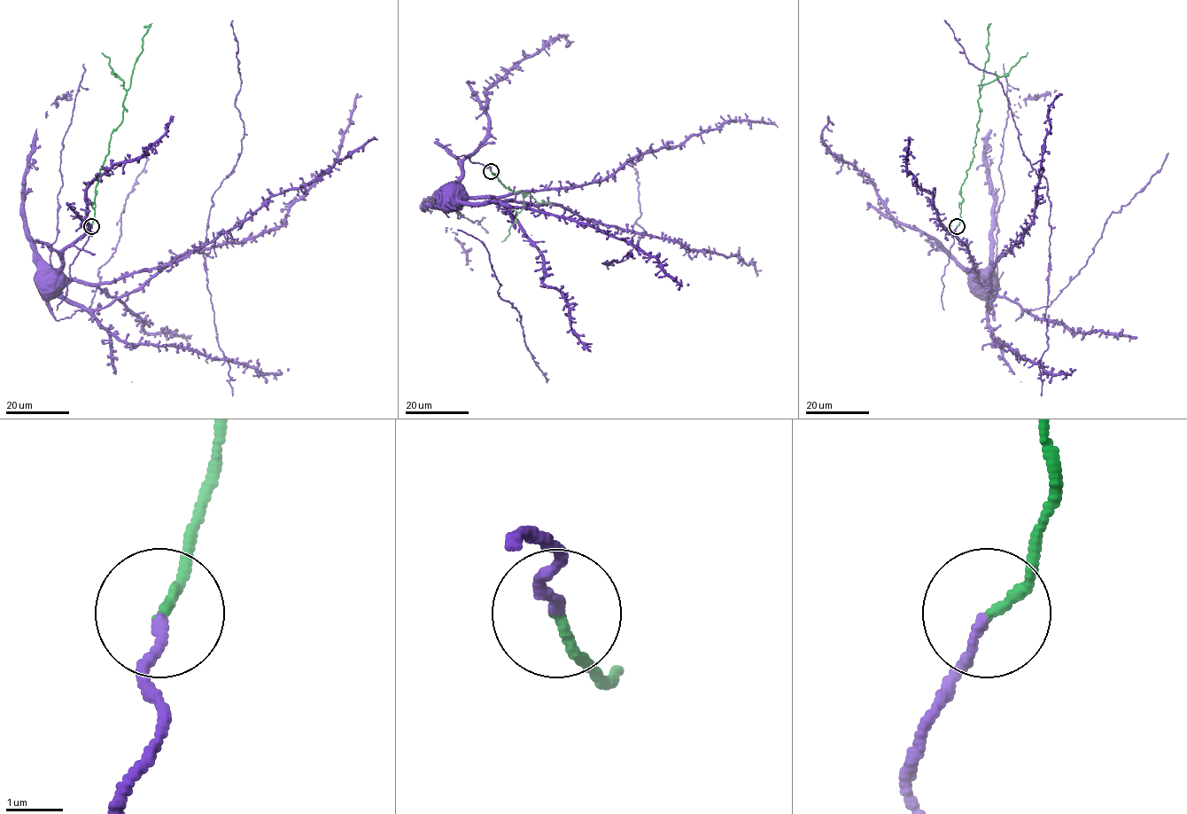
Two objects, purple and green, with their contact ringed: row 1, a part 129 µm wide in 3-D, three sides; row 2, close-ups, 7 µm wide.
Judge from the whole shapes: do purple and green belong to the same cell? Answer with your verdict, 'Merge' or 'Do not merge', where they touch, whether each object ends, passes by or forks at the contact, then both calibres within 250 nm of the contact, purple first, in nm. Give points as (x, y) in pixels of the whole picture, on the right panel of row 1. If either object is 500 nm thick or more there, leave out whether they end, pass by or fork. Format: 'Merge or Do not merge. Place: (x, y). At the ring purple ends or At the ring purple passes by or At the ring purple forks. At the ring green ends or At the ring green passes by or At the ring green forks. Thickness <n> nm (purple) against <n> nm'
Merge. Place: (957, 226). At the ring purple ends. At the ring green ends. Thickness 160 nm (purple) against 150 nm

